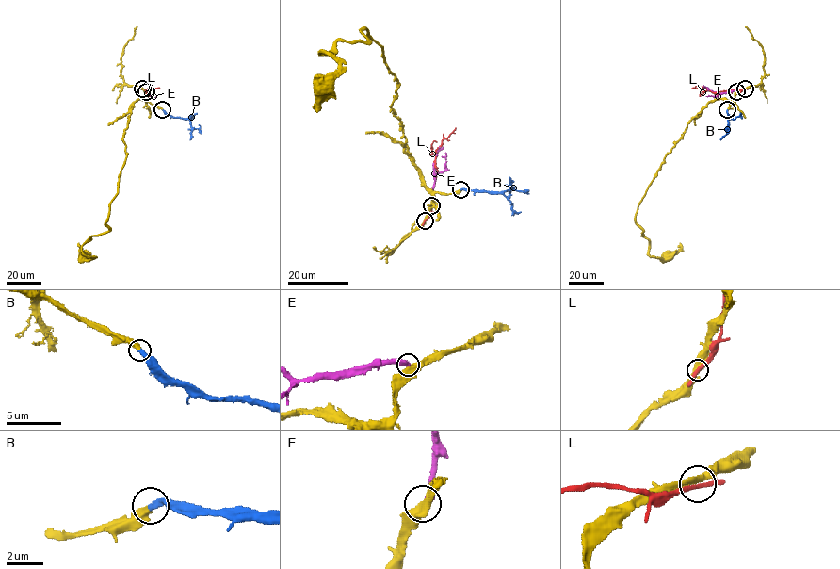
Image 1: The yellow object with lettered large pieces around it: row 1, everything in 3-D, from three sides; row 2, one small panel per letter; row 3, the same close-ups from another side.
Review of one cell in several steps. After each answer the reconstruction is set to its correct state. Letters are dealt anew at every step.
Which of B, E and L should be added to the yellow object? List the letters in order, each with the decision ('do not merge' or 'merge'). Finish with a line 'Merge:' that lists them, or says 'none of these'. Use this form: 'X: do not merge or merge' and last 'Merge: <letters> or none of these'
B: merge
E: do not merge
L: do not merge
Merge: B

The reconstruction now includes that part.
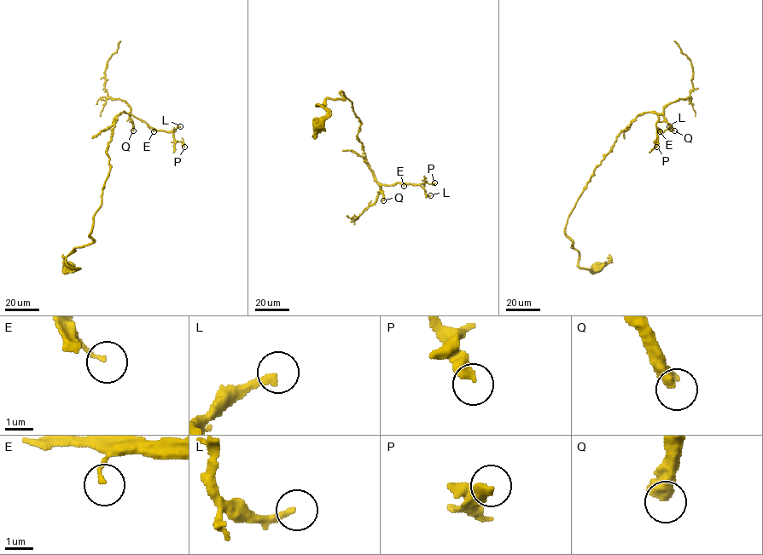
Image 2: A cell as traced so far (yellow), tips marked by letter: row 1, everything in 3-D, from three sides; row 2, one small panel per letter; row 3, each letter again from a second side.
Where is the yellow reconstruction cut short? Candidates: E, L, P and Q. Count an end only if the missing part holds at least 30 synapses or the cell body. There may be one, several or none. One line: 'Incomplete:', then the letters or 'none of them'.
Incomplete: Q

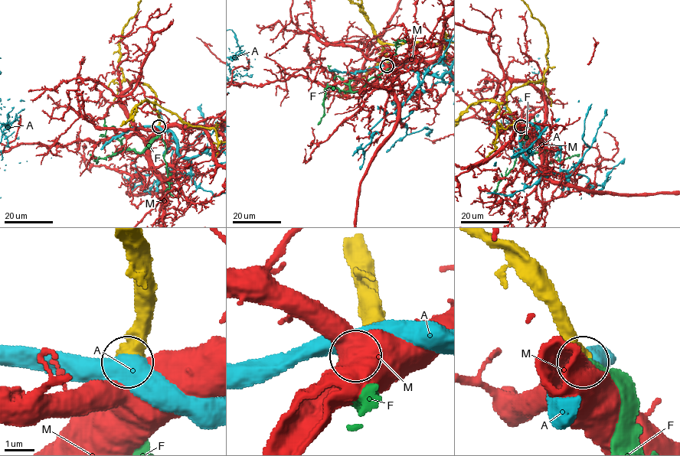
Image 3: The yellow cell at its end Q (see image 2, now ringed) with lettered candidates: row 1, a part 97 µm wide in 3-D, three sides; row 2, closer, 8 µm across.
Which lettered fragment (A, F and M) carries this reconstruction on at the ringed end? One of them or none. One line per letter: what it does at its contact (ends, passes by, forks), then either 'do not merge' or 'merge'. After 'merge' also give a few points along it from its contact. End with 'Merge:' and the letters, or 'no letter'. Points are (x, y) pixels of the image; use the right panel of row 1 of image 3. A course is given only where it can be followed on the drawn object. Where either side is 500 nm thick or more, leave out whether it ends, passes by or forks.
A: do not merge
F: merge; course (521, 126), (534, 152), (547, 150), (541, 158), (563, 160), (579, 154)
M: do not merge
Merge: F

